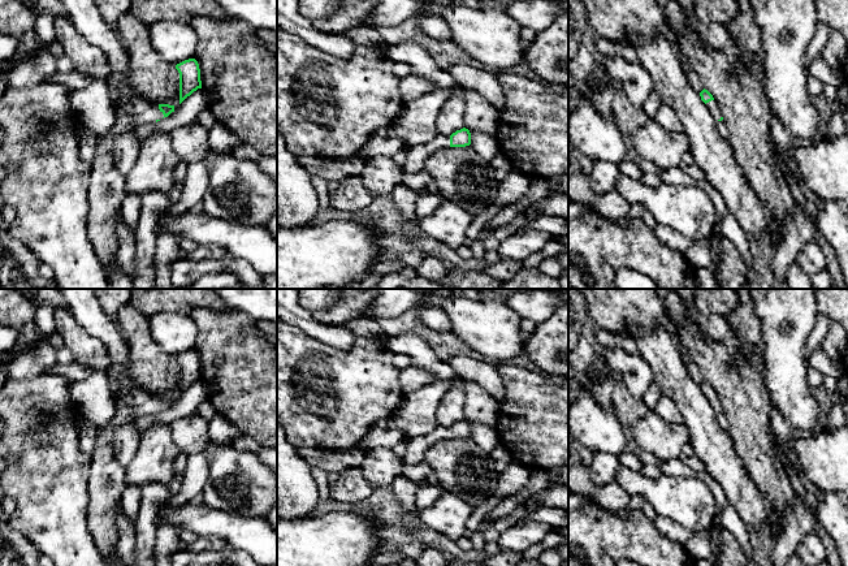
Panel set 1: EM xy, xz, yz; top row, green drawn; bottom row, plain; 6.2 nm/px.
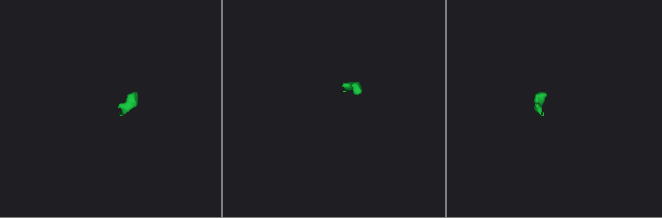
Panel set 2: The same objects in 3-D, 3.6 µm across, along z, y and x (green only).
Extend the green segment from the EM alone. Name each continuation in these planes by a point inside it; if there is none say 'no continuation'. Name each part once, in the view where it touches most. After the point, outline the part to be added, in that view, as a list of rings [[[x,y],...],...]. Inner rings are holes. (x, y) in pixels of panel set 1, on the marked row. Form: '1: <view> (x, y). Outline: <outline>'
1: xy (106, 193). Outline: [[[133,98],[130,101],[120,108],[116,108],[116,122],[112,129],[103,137],[98,138],[98,147],[92,160],[88,185],[88,213],[87,213],[87,236],[91,246],[95,250],[101,265],[107,267],[117,258],[117,217],[121,212],[122,202],[125,198],[125,182],[120,170],[116,168],[113,148],[114,138],[130,128],[150,124],[164,117],[157,104],[153,104],[142,98]]]

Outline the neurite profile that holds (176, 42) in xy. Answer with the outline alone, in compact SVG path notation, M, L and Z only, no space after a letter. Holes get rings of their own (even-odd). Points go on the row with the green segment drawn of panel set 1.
M160 21L150 26L150 38L161 57L173 65L194 59L199 36L185 22Z

